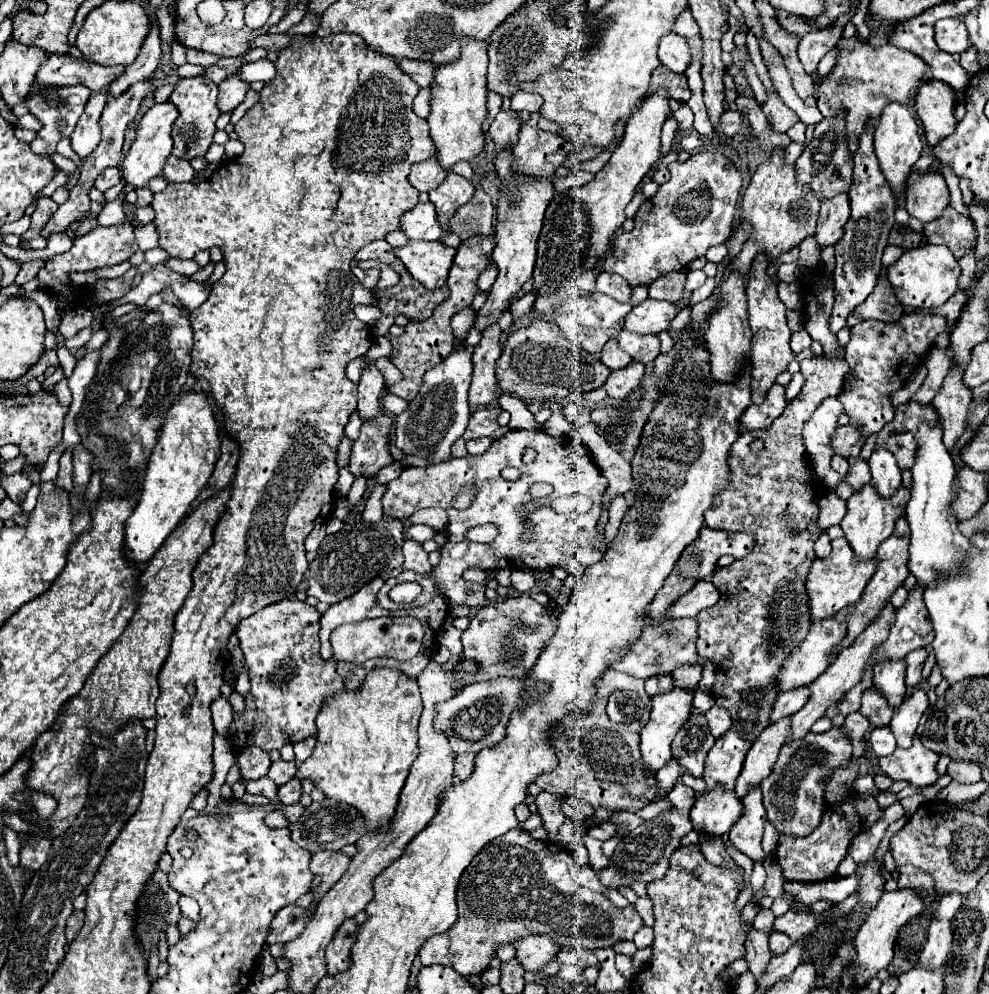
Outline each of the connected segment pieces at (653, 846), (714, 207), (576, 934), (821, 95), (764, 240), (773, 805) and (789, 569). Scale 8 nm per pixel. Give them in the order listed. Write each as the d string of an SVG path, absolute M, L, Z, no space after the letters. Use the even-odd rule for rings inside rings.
M678 782L670 790L668 796L672 802L672 810L666 810L664 814L660 814L652 820L646 820L642 826L638 826L636 830L628 832L624 838L620 838L620 842L610 858L610 864L598 872L598 880L602 882L604 888L618 890L620 886L632 886L640 878L646 884L664 878L666 870L670 868L670 856L674 854L674 850L680 848L680 838L692 830L690 810L696 800L694 790L684 786L682 782Z
M704 150L692 154L686 162L672 162L670 180L640 206L633 218L634 228L614 238L612 254L604 258L602 268L620 274L630 288L648 286L664 274L686 270L710 246L724 244L730 238L740 188L740 172L722 152Z
M510 830L500 838L488 842L464 870L458 884L458 920L444 934L436 934L424 942L420 948L420 960L424 966L440 964L450 966L458 974L480 974L488 968L490 960L496 958L496 950L502 944L516 944L518 940L534 934L548 934L560 948L582 948L594 952L596 948L614 946L620 940L632 940L642 926L640 914L634 906L616 908L604 894L582 888L574 882L572 872L576 860L570 852L558 846L558 856L552 844L530 838L522 830Z
M842 38L838 46L840 56L836 60L834 70L828 76L824 76L824 80L818 86L816 106L822 112L822 116L832 116L842 106L848 110L848 138L850 150L854 152L858 148L858 136L864 130L864 124L870 118L876 118L882 112L882 108L890 102L908 104L910 94L918 90L918 84L924 82L928 66L920 56L892 44L872 48L868 44L858 42L856 38Z
M776 148L772 154L768 154L766 162L758 166L750 180L750 186L742 196L742 218L752 224L752 232L744 242L742 252L728 264L724 276L728 276L728 272L734 268L748 274L756 254L766 252L770 258L776 258L778 254L788 252L794 244L800 244L806 236L814 236L818 212L820 198L808 184L796 180L796 164L788 164L784 158L784 150Z
M832 726L828 732L816 734L808 732L804 738L788 740L772 768L772 774L760 782L762 786L762 804L768 814L768 822L774 824L780 836L808 836L820 824L826 800L824 792L828 780L836 768L848 766L852 760L852 742L846 736L842 726Z
M818 356L802 360L800 372L806 380L800 394L786 406L772 426L740 434L732 446L730 458L732 484L704 514L708 528L750 530L756 536L756 544L746 558L716 568L712 582L722 596L716 606L706 608L696 616L698 654L712 656L712 660L720 664L712 696L716 704L728 708L734 720L732 728L720 736L708 752L708 764L704 770L706 790L712 790L716 784L734 788L746 752L770 724L770 712L778 698L776 676L792 650L806 638L812 622L806 576L812 560L816 560L814 542L824 532L818 526L818 500L826 494L826 486L812 468L802 430L824 398L842 392L848 364L844 360L834 362ZM756 438L764 440L764 450L758 454L750 450L750 442Z

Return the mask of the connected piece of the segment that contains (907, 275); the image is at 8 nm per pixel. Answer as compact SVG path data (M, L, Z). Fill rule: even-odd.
M920 246L906 250L898 262L888 266L888 280L894 288L894 296L902 306L910 308L938 308L958 290L960 264L946 246Z

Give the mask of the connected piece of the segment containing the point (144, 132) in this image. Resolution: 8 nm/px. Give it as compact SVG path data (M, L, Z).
M166 100L162 104L154 104L140 120L140 128L136 132L136 140L130 148L130 152L126 154L124 162L122 162L122 168L124 168L124 180L128 184L132 184L134 188L142 186L142 184L148 184L150 178L158 176L162 172L162 166L166 162L166 158L170 156L172 152L172 136L170 136L170 130L172 130L172 124L174 120L178 118L178 108Z

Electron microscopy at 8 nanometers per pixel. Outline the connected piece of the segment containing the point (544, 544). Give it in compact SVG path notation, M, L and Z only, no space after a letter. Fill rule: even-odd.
M510 430L502 438L494 440L492 446L480 454L480 456L464 456L464 458L452 458L440 464L432 464L426 468L406 466L402 474L388 482L388 488L382 496L384 516L406 520L412 512L420 508L442 508L448 512L448 542L440 550L440 562L434 566L428 574L416 574L416 572L400 572L398 576L386 580L386 586L394 586L400 582L418 582L422 586L422 594L412 602L404 604L404 610L424 606L434 596L442 596L452 608L454 606L470 606L470 608L482 608L486 604L484 584L468 582L462 578L462 572L468 568L480 568L480 570L502 570L502 568L520 568L520 570L552 570L562 568L568 575L580 581L584 570L600 561L605 552L606 544L602 542L602 536L598 532L598 520L602 512L600 494L608 488L608 480L598 472L592 456L582 448L582 442L572 436L550 436L544 430ZM532 448L536 450L534 462L526 464L522 460L524 450ZM514 466L522 472L520 480L508 482L500 476L502 468ZM534 482L548 482L554 486L554 492L546 498L534 500L528 490ZM464 486L476 488L476 498L472 504L464 510L456 510L452 506L456 494L462 492ZM528 502L540 504L534 512L528 514L528 520L534 524L536 538L530 544L522 544L518 540L518 532L522 530L522 512L520 508ZM492 522L498 526L500 534L490 544L478 544L468 542L468 552L460 560L452 560L448 556L448 550L456 542L466 540L466 532L478 524Z

